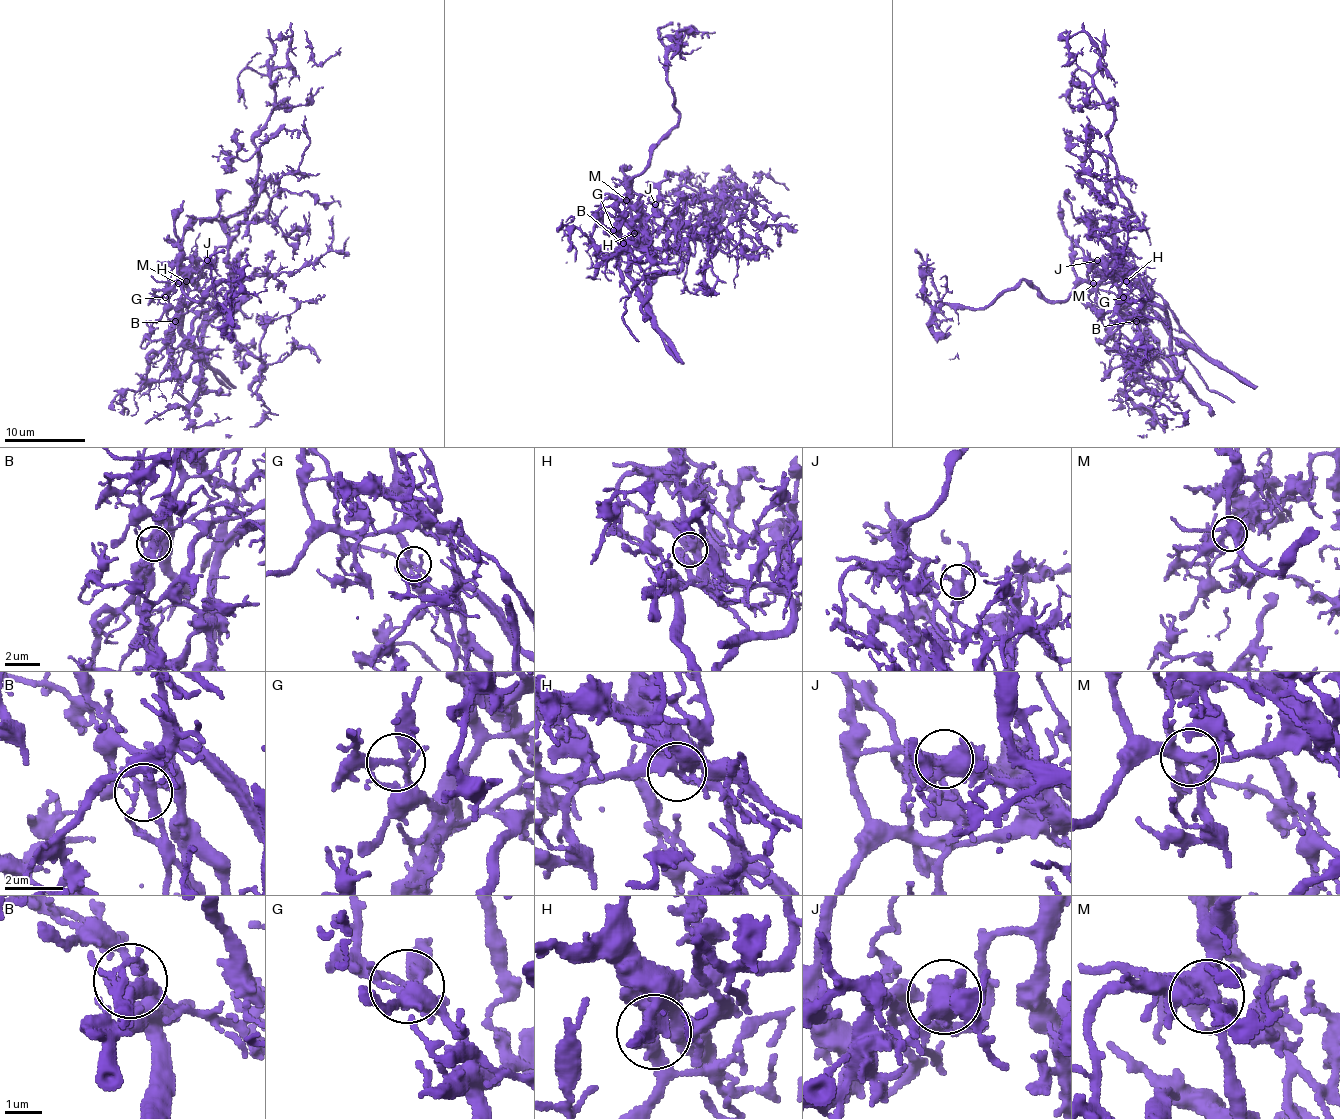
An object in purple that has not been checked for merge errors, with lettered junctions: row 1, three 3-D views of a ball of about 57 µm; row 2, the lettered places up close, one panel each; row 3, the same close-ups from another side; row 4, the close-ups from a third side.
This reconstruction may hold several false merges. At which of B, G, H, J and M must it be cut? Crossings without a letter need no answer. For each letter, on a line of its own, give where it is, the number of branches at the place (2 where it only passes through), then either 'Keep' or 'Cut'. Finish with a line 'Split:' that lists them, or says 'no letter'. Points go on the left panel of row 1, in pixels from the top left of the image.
B: Place: (175, 321). Branches: 4. Keep
G: Place: (165, 297). Branches: 4. Cut
H: Place: (186, 281). Branches: 2. Cut
J: Place: (207, 260). Branches: 3. Keep
M: Place: (178, 283). Branches: 8. Cut
Split: G, H, M

